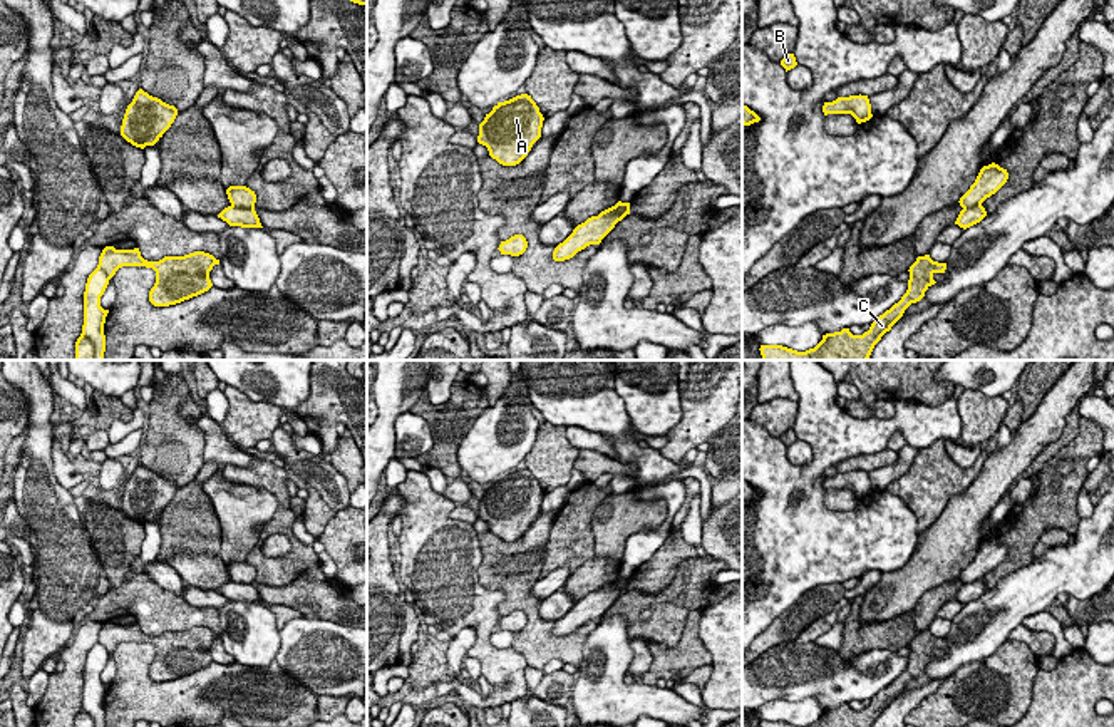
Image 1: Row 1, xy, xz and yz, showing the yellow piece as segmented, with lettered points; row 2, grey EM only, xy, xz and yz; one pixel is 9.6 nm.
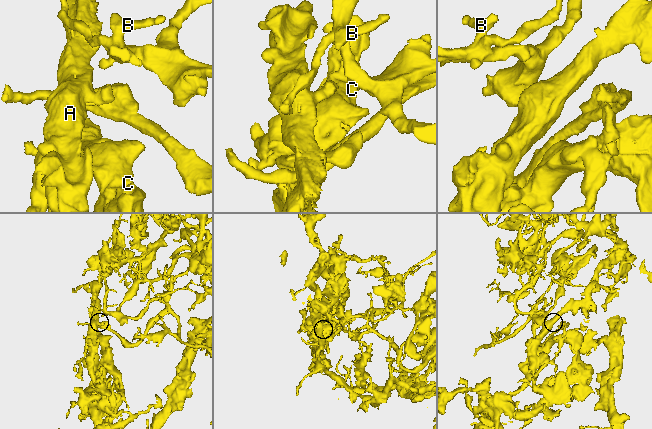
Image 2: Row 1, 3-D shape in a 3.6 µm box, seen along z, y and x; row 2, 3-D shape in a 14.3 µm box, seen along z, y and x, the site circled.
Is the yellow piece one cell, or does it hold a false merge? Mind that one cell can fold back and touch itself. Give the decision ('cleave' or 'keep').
cleave

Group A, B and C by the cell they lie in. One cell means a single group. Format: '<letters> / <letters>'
A C / B

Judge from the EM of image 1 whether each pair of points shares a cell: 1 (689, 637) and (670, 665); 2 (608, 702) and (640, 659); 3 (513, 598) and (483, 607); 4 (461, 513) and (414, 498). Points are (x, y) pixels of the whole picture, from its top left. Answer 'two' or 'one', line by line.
1: one
2: two
3: two
4: two

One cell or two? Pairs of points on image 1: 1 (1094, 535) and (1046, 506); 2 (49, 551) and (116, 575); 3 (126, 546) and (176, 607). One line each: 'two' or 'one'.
1: two
2: two
3: one

